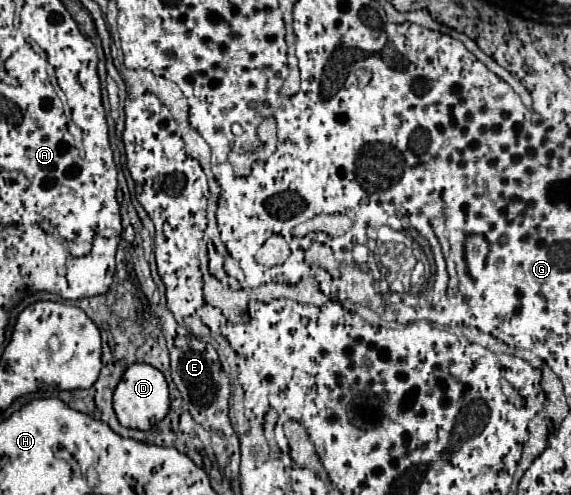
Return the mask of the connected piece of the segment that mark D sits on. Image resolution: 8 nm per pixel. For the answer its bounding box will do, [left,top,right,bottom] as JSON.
[113,363,169,431]

